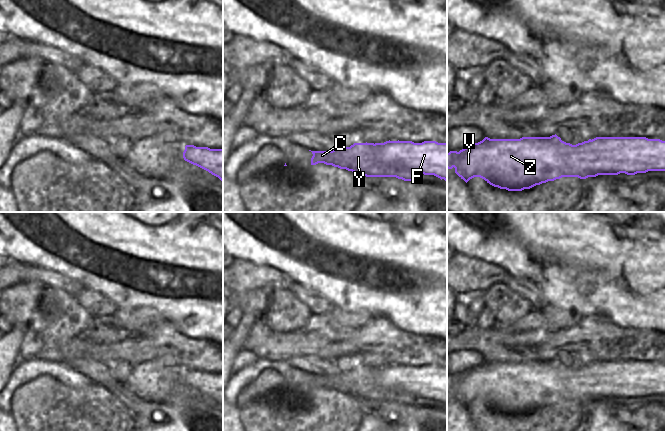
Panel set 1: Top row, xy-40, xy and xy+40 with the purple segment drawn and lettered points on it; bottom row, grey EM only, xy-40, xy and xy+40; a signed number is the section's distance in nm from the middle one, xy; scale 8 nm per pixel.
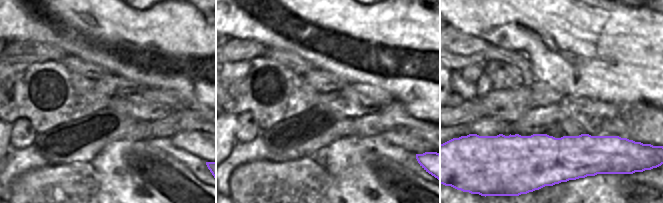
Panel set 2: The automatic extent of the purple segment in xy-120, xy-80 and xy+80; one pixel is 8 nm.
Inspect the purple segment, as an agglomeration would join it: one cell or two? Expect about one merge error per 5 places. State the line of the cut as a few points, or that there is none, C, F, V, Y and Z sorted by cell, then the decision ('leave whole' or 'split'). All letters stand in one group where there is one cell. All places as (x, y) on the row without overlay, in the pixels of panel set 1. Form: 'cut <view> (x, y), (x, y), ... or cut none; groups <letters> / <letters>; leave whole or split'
cut none; groups C F V Y Z; leave whole

